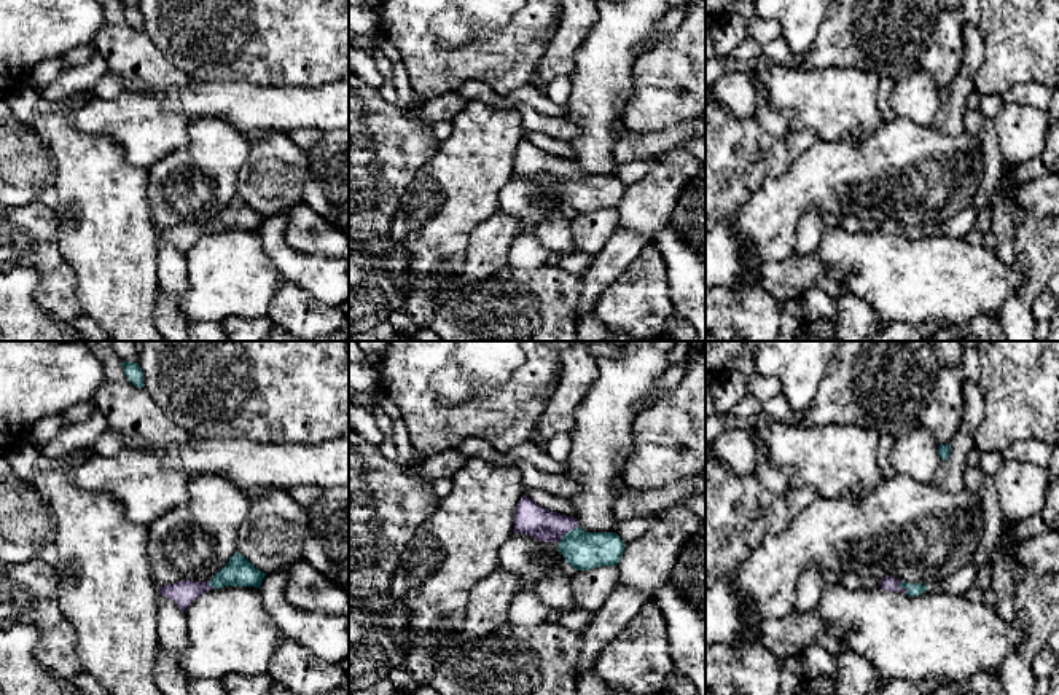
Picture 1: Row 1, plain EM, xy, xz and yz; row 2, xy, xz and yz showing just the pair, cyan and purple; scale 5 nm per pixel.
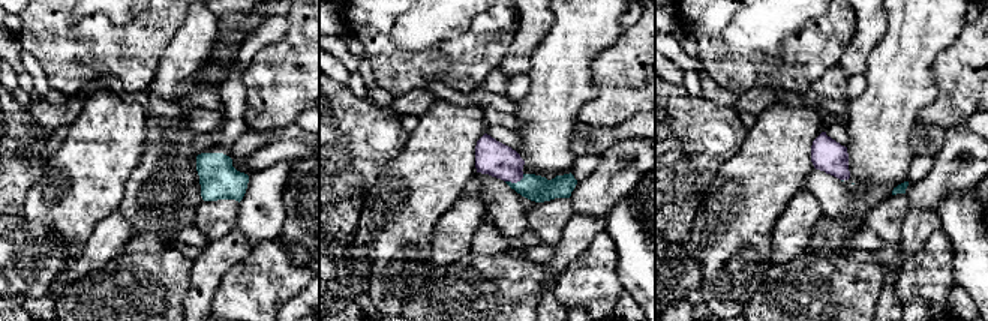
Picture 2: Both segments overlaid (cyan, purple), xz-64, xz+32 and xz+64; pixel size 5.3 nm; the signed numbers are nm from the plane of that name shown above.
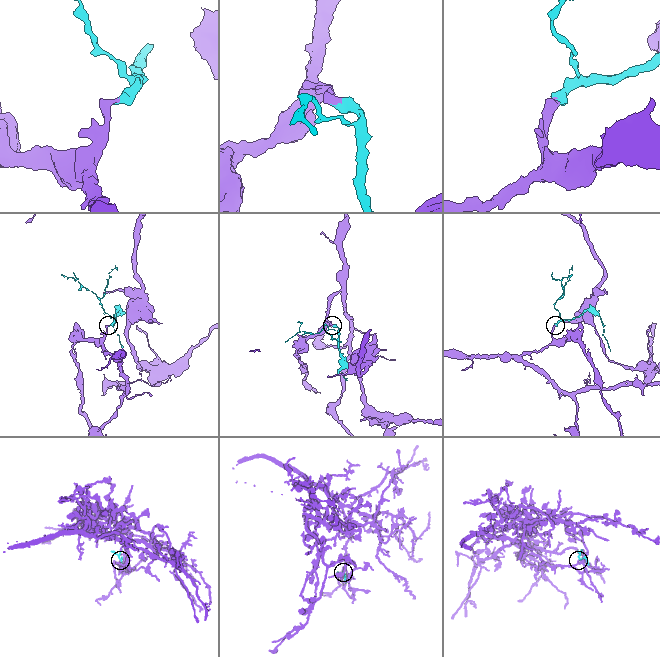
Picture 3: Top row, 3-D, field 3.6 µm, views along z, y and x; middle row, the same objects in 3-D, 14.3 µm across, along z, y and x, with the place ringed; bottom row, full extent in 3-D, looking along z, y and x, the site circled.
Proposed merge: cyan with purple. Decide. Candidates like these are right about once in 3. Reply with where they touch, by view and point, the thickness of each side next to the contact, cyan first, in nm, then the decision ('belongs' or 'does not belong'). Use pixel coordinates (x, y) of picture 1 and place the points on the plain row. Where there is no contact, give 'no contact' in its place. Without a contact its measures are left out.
meets cyan in xz at (569, 174); 190 nm thick on the cyan side, 160 nm on the other; belongs

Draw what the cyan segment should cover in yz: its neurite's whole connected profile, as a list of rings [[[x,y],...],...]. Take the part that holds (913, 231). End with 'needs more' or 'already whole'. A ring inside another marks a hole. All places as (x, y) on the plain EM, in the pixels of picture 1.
[[[887,218],[881,223],[881,231],[887,233],[887,234],[903,234],[909,239],[919,239],[924,234],[928,233],[928,230],[922,228],[922,226],[906,226],[906,225],[900,225],[898,222]]] | needs more

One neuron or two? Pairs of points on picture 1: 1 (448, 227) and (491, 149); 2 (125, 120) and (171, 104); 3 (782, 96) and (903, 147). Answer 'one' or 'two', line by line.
1: one
2: two
3: two

